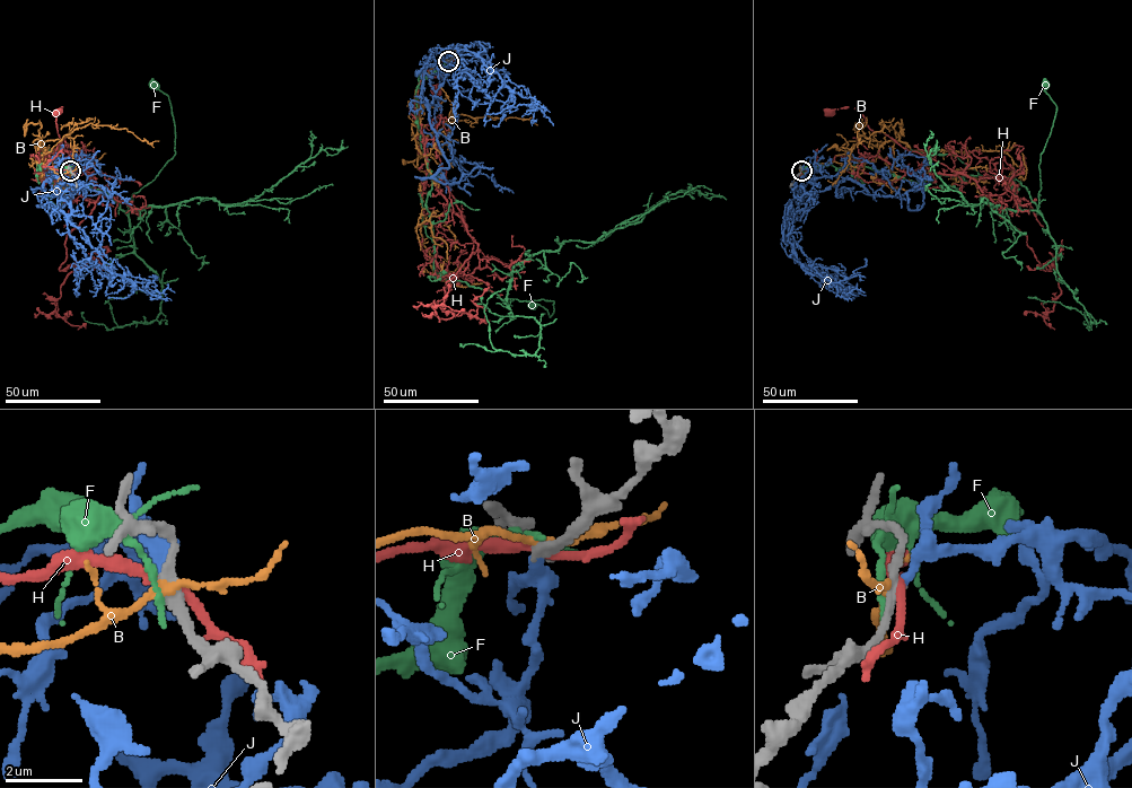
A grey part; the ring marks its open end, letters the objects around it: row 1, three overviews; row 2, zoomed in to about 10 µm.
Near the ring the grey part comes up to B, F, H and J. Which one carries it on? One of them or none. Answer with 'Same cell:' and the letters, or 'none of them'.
Same cell: J

